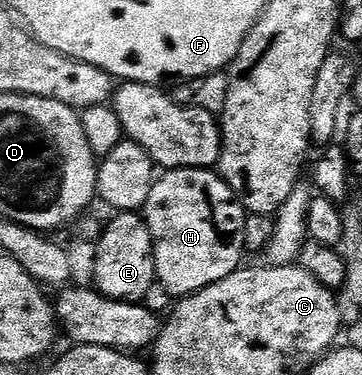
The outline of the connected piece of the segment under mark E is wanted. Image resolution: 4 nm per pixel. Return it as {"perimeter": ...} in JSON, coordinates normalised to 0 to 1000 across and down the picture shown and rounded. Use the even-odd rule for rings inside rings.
{"perimeter":[[[334,565],[304,603],[293,600],[265,637],[268,691],[257,699],[265,771],[323,805],[387,808],[434,752],[434,693],[423,629],[398,579],[378,565]]]}

